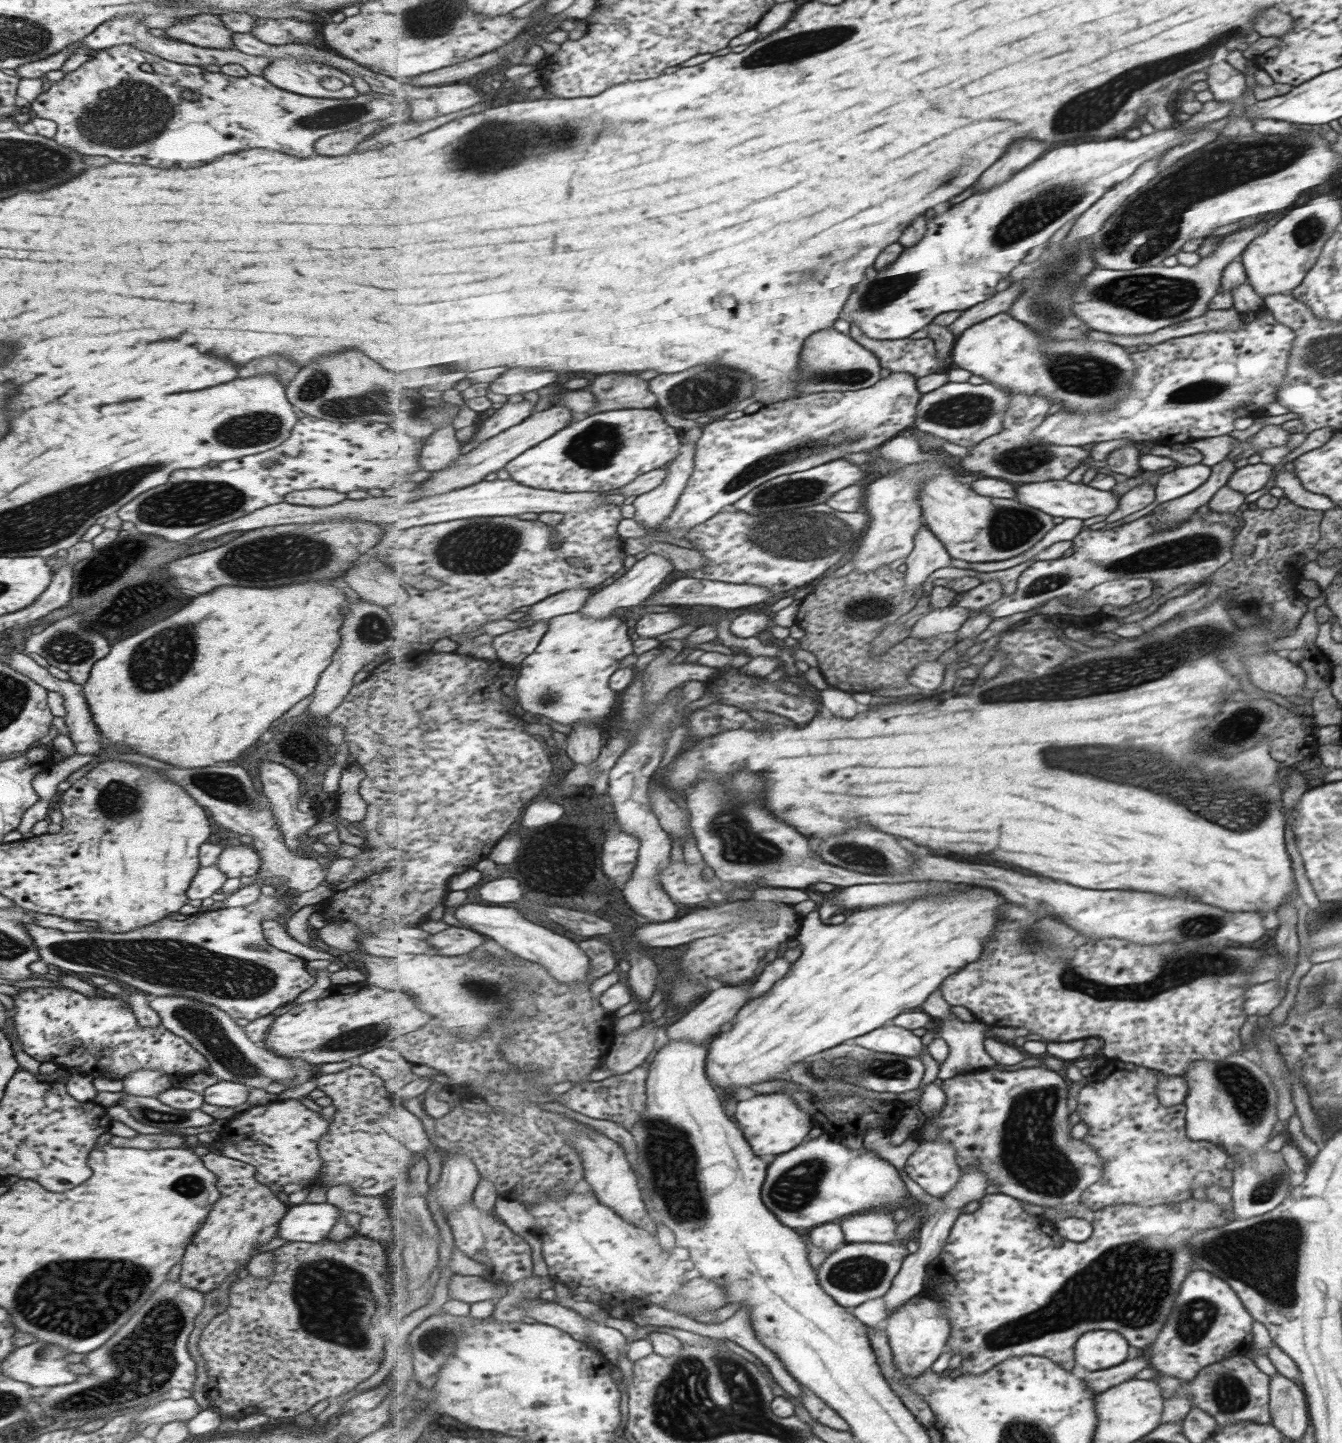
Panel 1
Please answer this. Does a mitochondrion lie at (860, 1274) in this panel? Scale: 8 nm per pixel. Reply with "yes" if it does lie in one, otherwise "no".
yes

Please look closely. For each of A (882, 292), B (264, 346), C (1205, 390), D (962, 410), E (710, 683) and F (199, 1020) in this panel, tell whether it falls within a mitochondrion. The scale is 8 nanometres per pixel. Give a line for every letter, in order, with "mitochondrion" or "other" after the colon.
A: mitochondrion
B: other
C: mitochondrion
D: mitochondrion
E: other
F: mitochondrion

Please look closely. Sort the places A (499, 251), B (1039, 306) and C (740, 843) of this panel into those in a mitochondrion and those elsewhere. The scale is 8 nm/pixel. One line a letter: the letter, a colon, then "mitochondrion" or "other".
A: other
B: mitochondrion
C: mitochondrion

